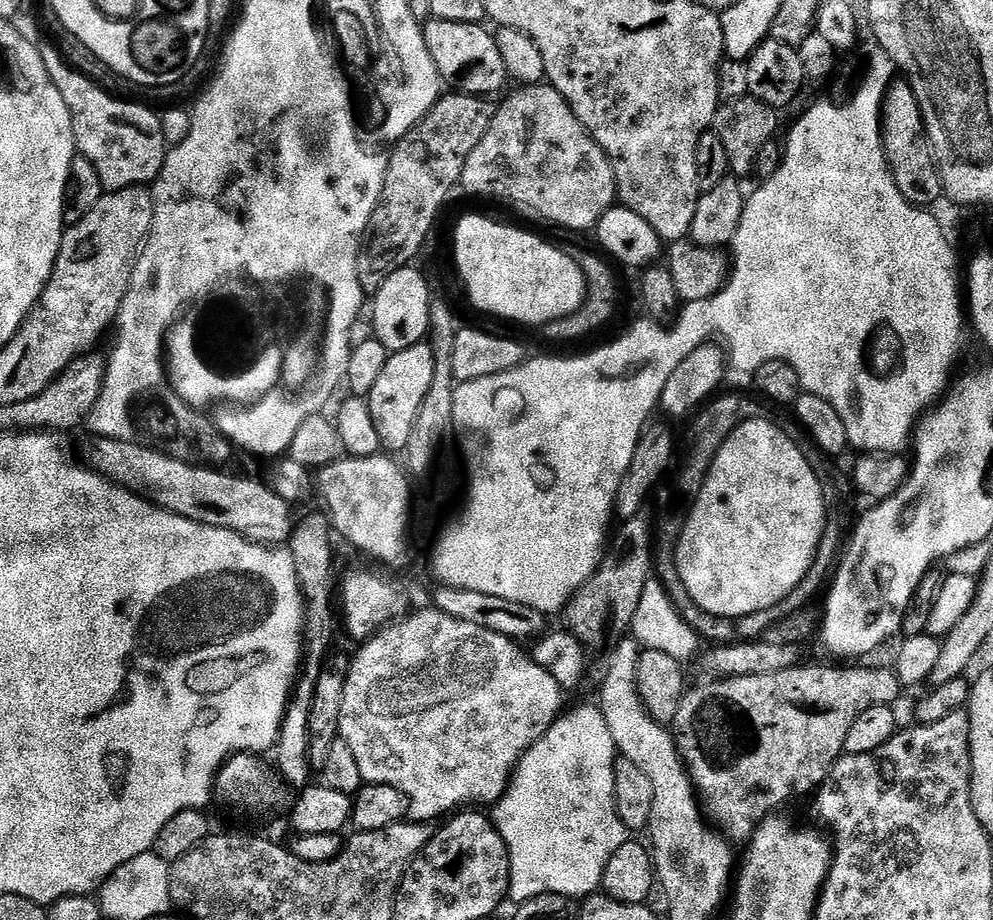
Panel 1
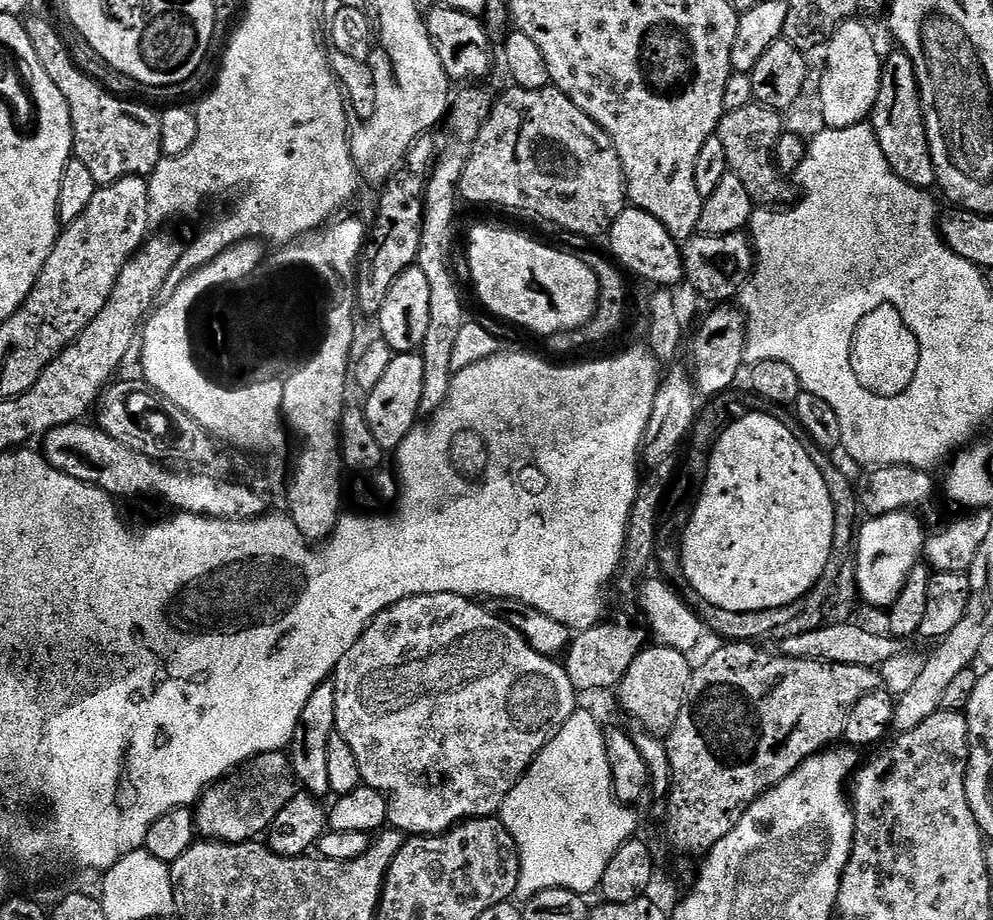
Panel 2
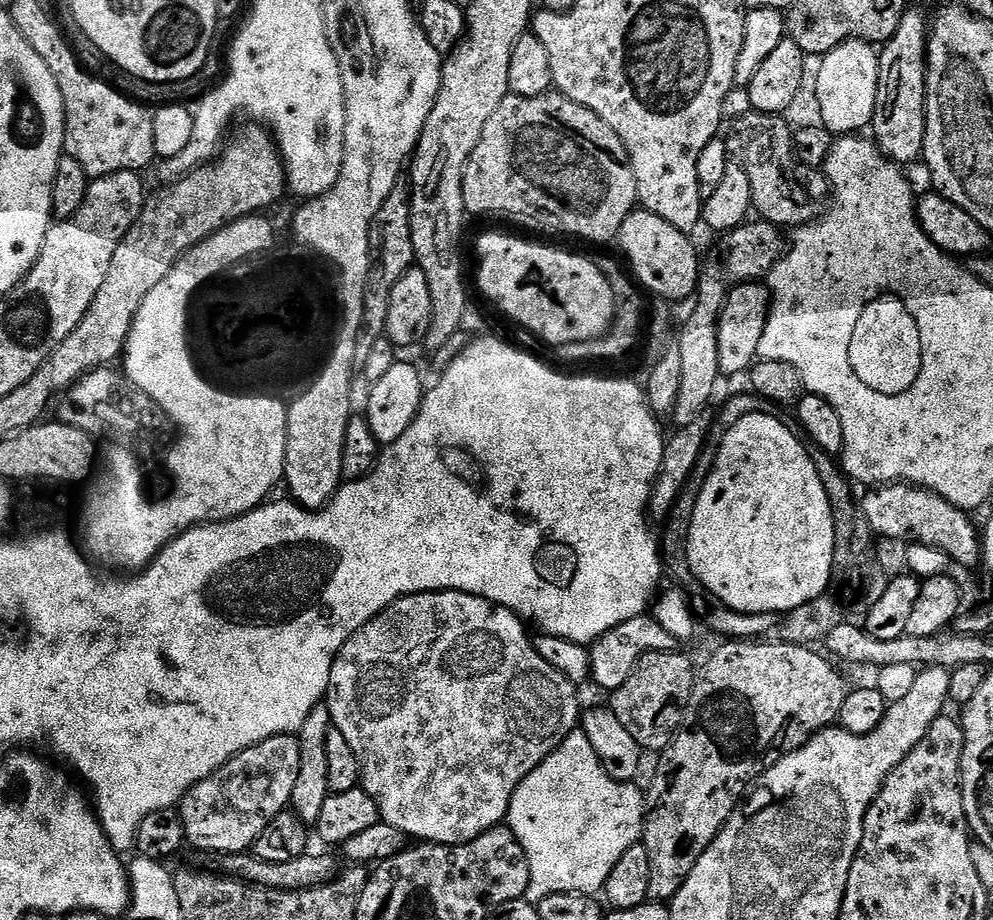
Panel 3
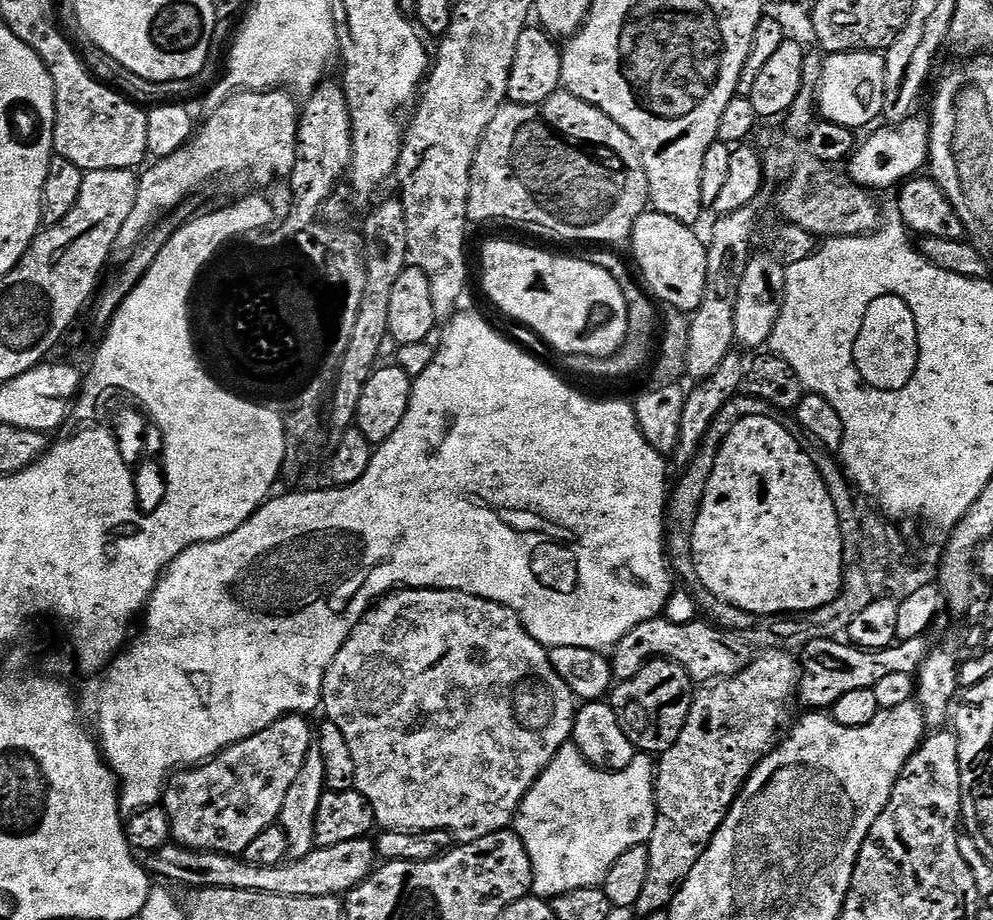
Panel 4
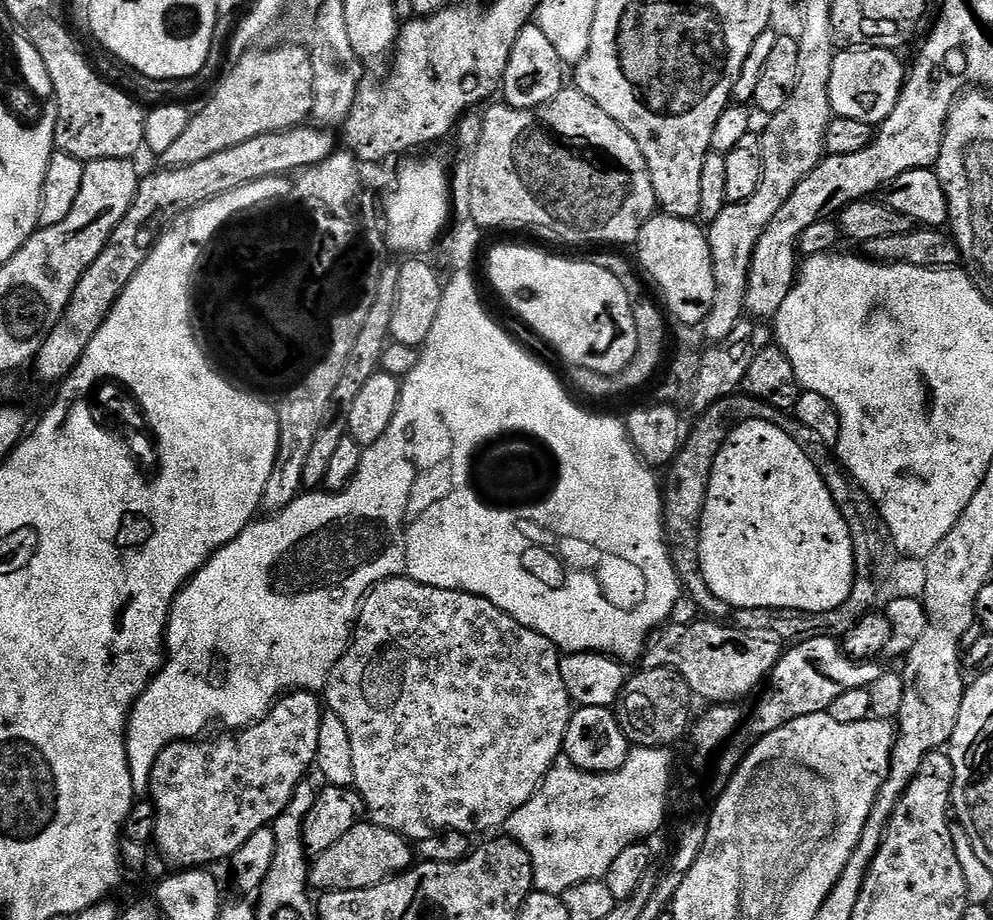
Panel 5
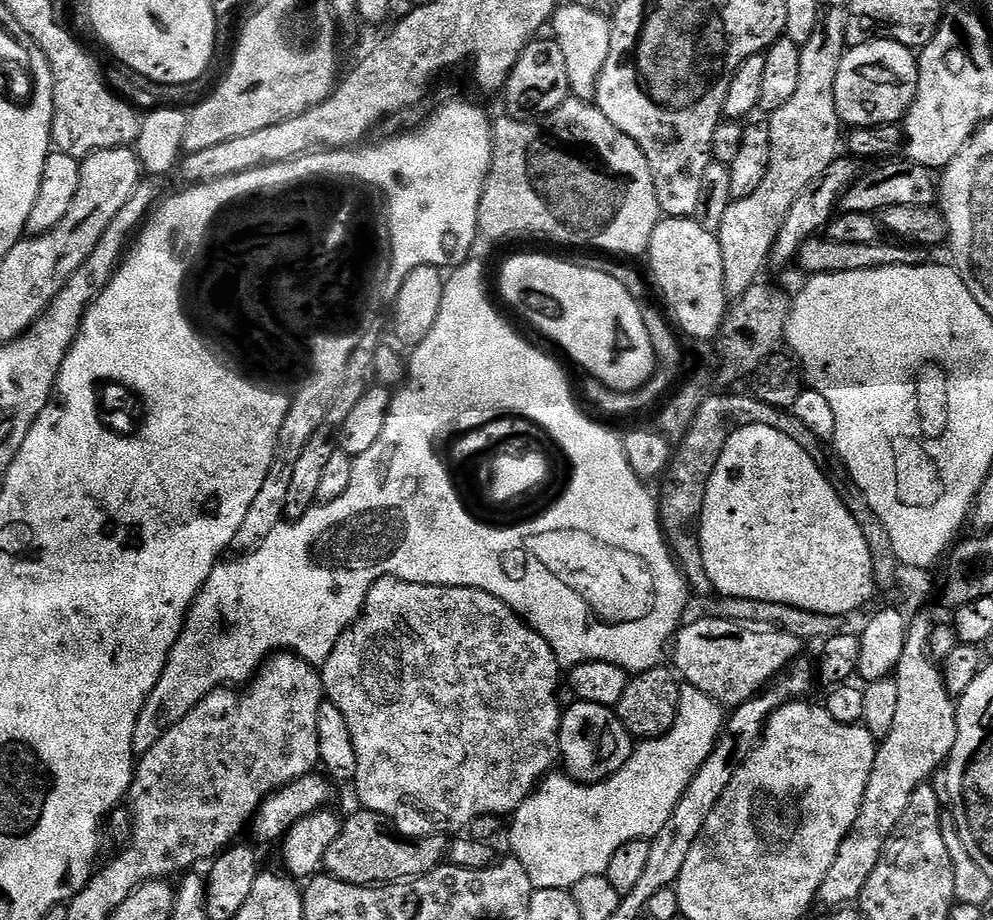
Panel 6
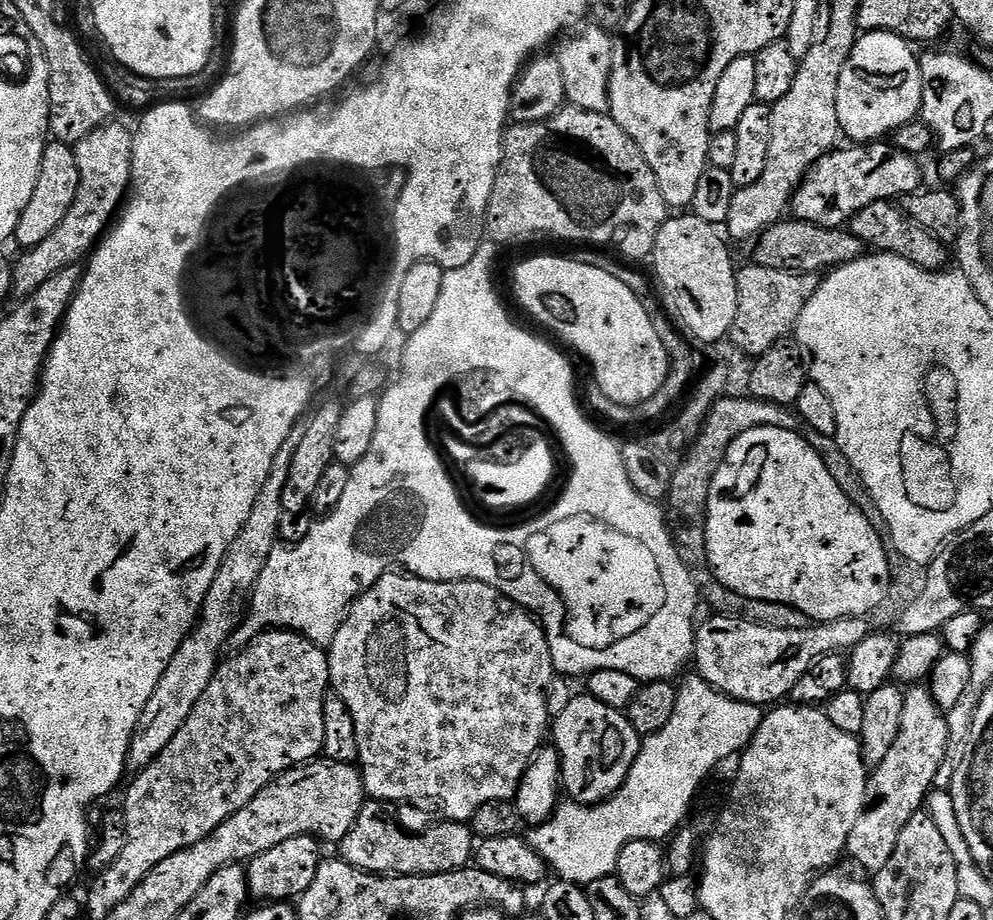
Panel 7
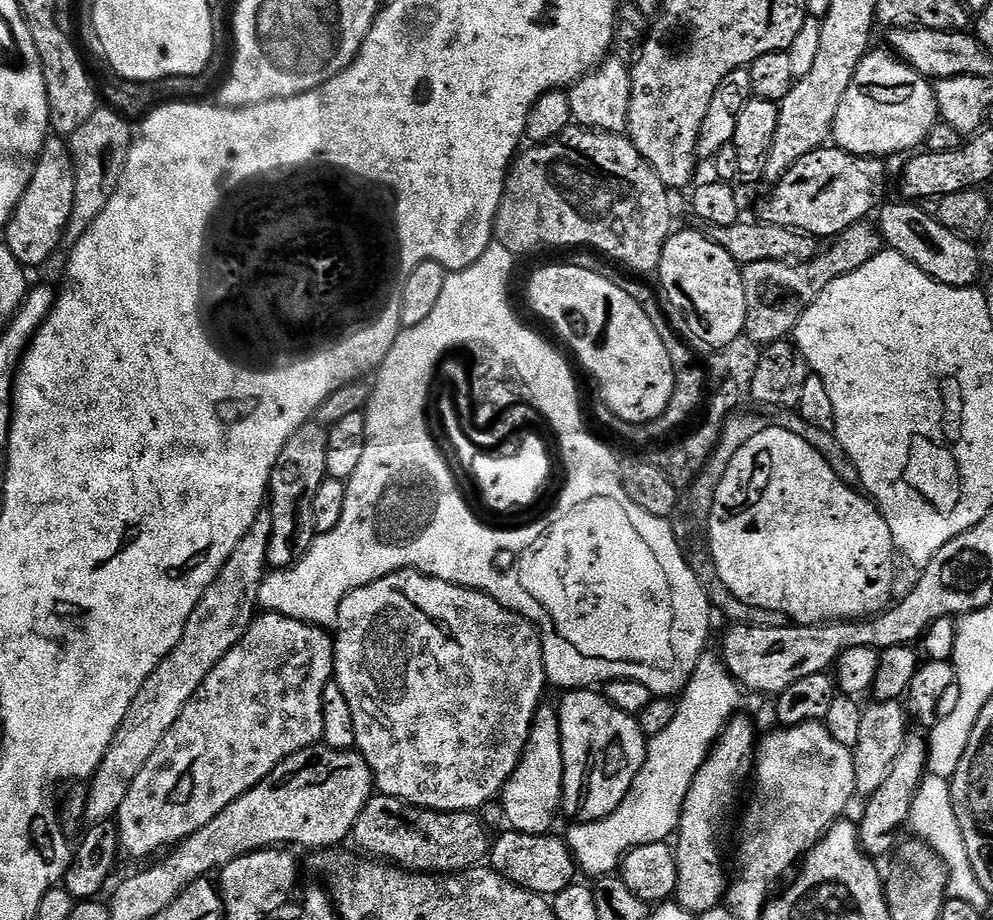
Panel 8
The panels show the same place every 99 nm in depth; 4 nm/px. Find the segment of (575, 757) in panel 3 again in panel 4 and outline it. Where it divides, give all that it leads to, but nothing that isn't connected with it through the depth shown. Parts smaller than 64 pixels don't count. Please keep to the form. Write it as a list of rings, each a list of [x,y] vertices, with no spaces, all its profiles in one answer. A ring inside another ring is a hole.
[[[574,743],[563,744],[554,754],[550,766],[530,786],[514,817],[516,837],[526,846],[532,863],[531,895],[551,898],[570,890],[599,888],[610,866],[639,844],[647,845],[656,821],[656,786],[654,760],[651,755],[637,754],[621,772],[604,772],[595,768]]]

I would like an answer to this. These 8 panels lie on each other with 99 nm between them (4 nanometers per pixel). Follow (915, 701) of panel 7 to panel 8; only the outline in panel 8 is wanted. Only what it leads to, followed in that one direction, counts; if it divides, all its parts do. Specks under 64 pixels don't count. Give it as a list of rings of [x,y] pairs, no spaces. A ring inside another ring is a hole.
[[[909,735],[902,746],[902,754],[894,758],[894,766],[890,766],[890,774],[886,774],[886,782],[882,782],[882,786],[878,786],[878,790],[867,797],[865,804],[868,805],[864,808],[864,817],[858,820],[860,846],[869,856],[887,857],[897,847],[896,835],[899,834],[900,827],[903,829],[907,825],[912,799],[926,775],[927,767],[928,746],[925,737]]]

